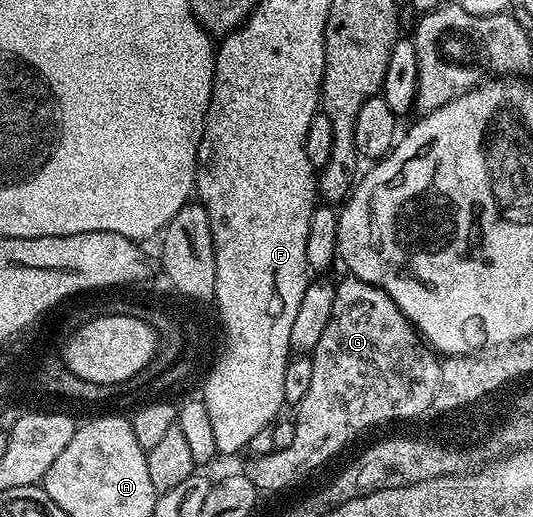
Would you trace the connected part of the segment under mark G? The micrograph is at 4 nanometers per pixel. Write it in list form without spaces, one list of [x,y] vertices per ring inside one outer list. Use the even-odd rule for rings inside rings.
[[[344,276],[335,285],[335,301],[331,318],[311,352],[313,375],[307,394],[296,406],[295,437],[291,445],[251,459],[247,474],[260,492],[281,491],[297,479],[317,470],[331,460],[353,437],[387,421],[411,419],[432,410],[439,389],[441,361],[431,347],[418,335],[390,295],[362,279]]]

